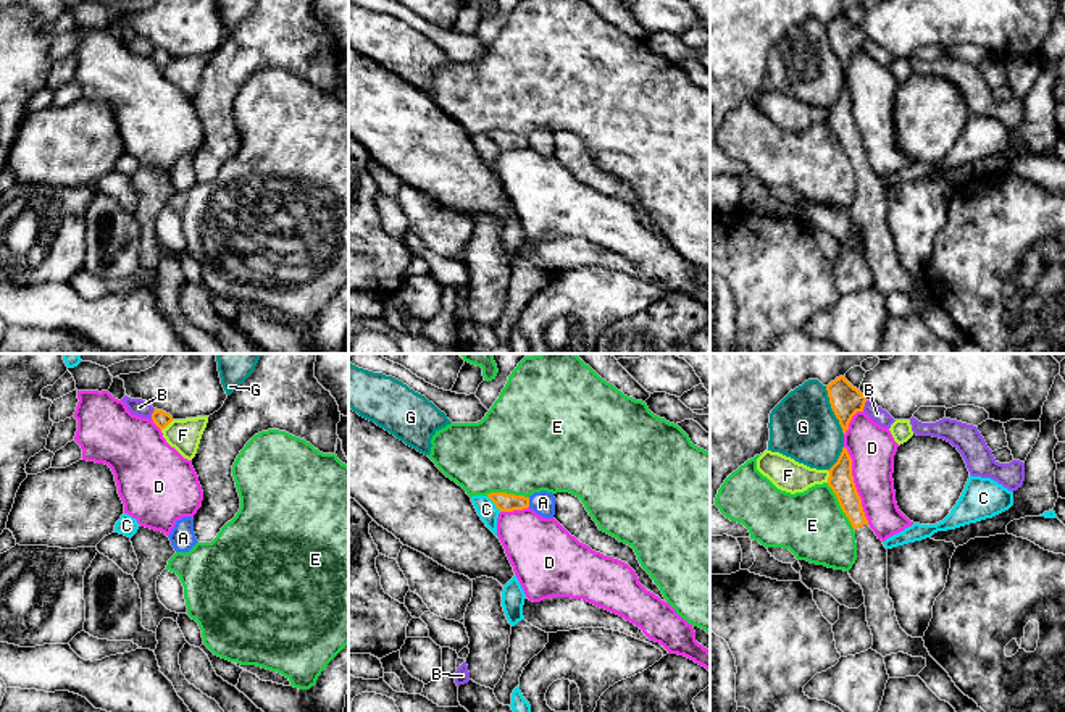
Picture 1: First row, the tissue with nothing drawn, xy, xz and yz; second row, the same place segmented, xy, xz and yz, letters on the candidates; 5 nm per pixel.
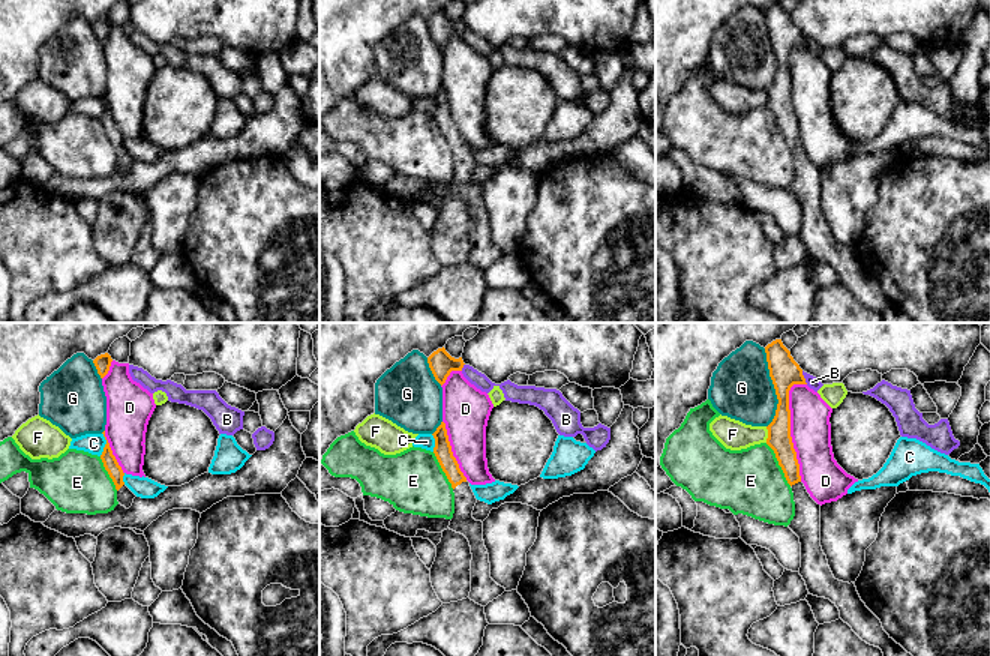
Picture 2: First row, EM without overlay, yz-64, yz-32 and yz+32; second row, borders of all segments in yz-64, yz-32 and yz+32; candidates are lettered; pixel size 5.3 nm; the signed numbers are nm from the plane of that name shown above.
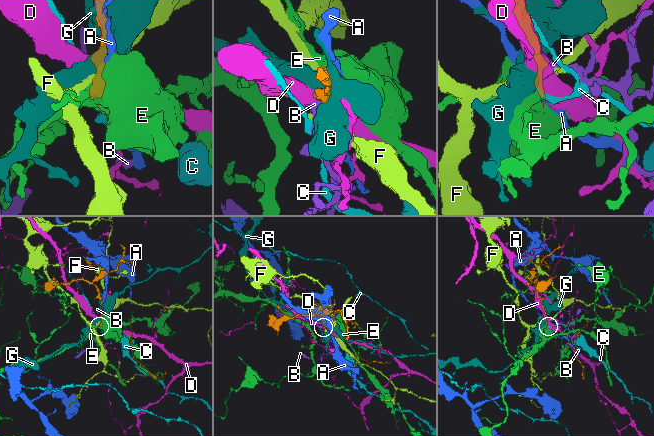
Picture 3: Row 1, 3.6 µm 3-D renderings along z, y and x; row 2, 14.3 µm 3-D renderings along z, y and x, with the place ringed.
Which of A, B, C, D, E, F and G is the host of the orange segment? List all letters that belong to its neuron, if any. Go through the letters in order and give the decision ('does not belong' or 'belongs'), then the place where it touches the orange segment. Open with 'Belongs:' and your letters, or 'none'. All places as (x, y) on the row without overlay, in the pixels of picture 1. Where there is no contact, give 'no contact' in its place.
Belongs: none
A: does not belong; contact xz (528, 141)
B: does not belong; contact xy (152, 52)
C: does not belong; contact xz (494, 141)
D: does not belong; contact yz (854, 123)
E: does not belong; contact yz (839, 142)
F: does not belong; contact yz (830, 115)
G: does not belong; contact yz (833, 49)

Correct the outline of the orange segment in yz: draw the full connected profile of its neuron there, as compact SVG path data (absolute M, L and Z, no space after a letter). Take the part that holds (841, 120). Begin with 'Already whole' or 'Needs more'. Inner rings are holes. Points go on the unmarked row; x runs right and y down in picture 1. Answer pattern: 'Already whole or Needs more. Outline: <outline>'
Needs more. Outline: M846 86L828 110L828 124L855 170L857 199L849 213L863 228L867 260L873 273L871 287L883 295L897 291L923 295L926 305L918 315L941 339L949 341L957 354L988 354L955 325L949 312L929 294L923 276L912 276L900 266L888 228L888 187L868 163L852 115L852 97Z

